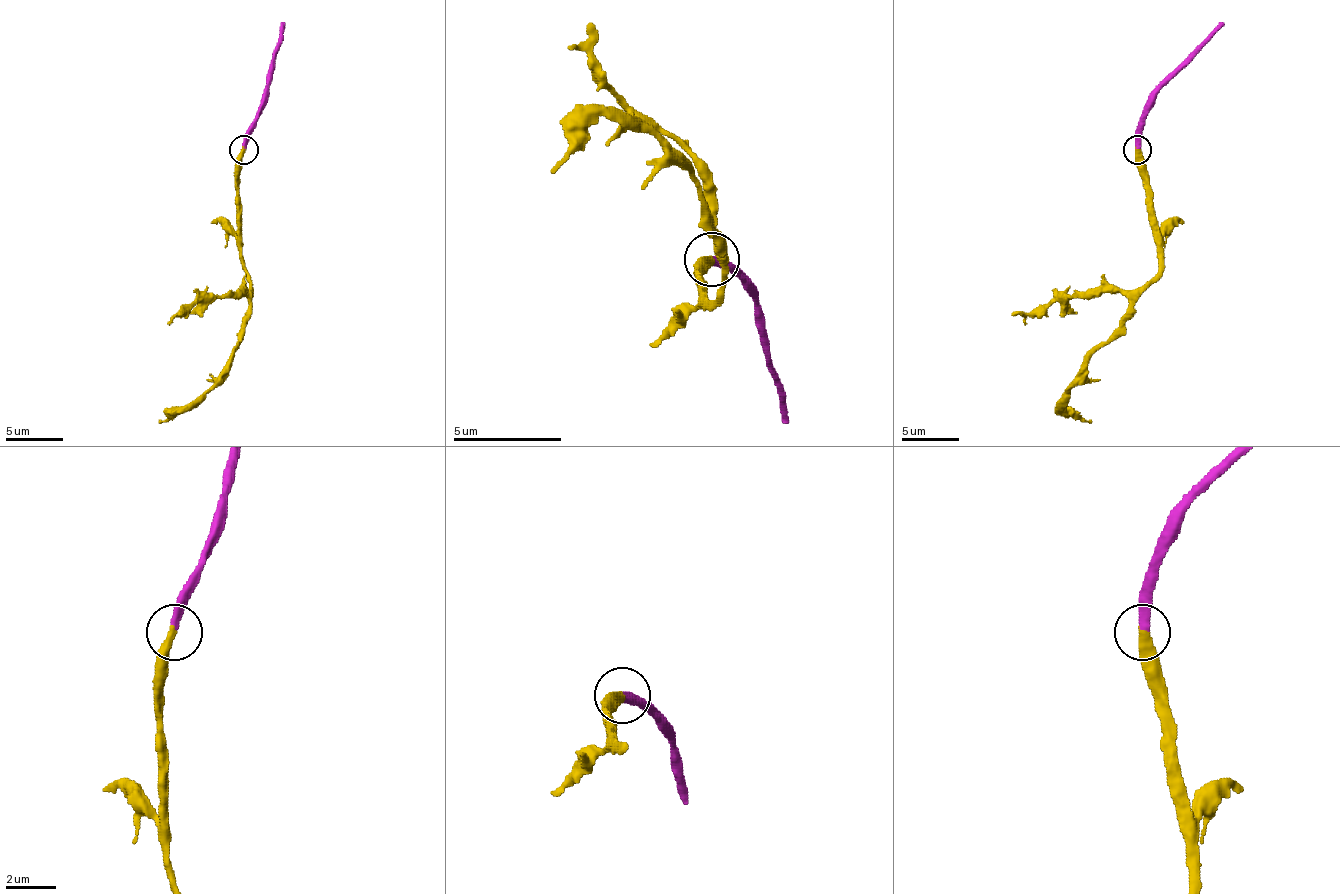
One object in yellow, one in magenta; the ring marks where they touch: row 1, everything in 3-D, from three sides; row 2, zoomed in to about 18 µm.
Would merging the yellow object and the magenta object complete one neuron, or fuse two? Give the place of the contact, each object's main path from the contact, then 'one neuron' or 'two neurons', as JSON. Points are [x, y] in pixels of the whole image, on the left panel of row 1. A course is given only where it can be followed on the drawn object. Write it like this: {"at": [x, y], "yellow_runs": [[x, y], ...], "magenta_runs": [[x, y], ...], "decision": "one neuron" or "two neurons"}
{"at": [244, 149], "yellow_runs": [[245, 150], [239, 181], [242, 265], [250, 285], [250, 317], [236, 351], [210, 386], [187, 406], [158, 423]], "magenta_runs": [[245, 147], [247, 127], [259, 112], [285, 23]], "decision": "one neuron"}

